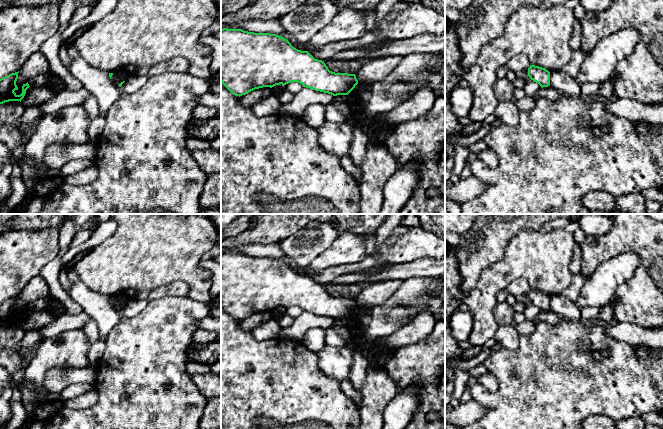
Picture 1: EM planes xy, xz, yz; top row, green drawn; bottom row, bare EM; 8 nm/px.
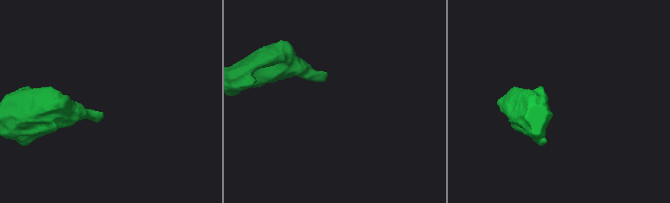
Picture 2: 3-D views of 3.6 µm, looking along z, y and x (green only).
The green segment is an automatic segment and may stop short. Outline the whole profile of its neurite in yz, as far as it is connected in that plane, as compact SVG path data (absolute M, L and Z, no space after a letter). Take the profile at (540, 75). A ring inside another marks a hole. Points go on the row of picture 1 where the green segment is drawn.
M530 65L528 68L528 76L542 88L550 86L550 72L545 68Z

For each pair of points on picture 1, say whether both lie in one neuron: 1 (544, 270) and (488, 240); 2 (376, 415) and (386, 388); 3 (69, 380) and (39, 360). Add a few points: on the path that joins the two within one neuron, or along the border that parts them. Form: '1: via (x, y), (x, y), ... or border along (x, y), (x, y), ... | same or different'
1: border along (520, 231), (510, 240), (504, 255), (489, 266) | different
2: via (376, 408), (376, 398), (379, 395) | same
3: border along (75, 366), (51, 368), (43, 380), (45, 390) | different

